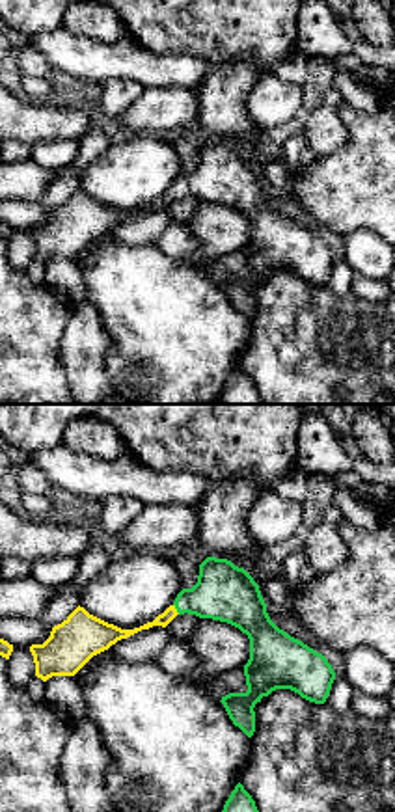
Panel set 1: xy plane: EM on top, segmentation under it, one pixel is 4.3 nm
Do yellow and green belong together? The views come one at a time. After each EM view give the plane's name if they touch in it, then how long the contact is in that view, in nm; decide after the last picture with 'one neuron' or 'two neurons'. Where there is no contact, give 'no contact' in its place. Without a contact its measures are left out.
meets yellow in xy; contact 50 nm long

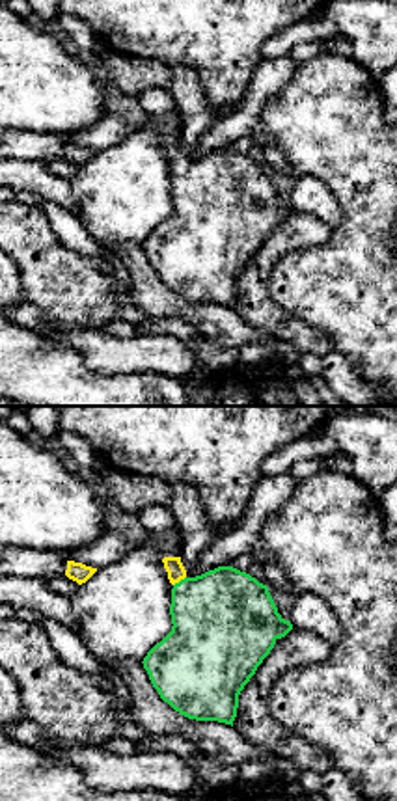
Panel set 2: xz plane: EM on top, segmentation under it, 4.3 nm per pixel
meets yellow in xz; contact 70 nm long

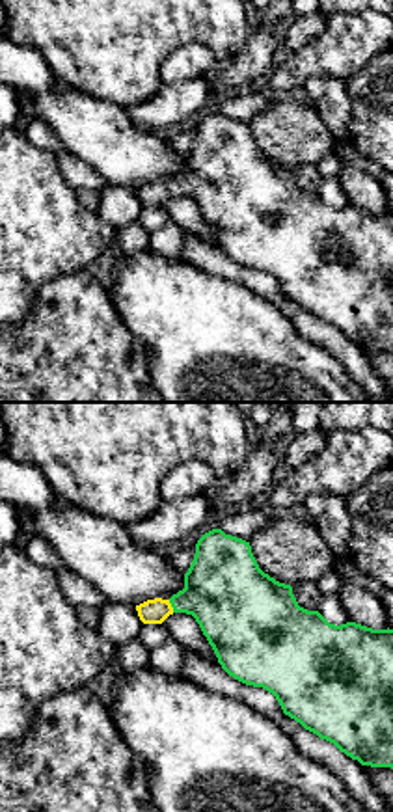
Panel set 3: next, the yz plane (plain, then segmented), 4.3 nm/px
meets yellow in yz; contact 60 nm long

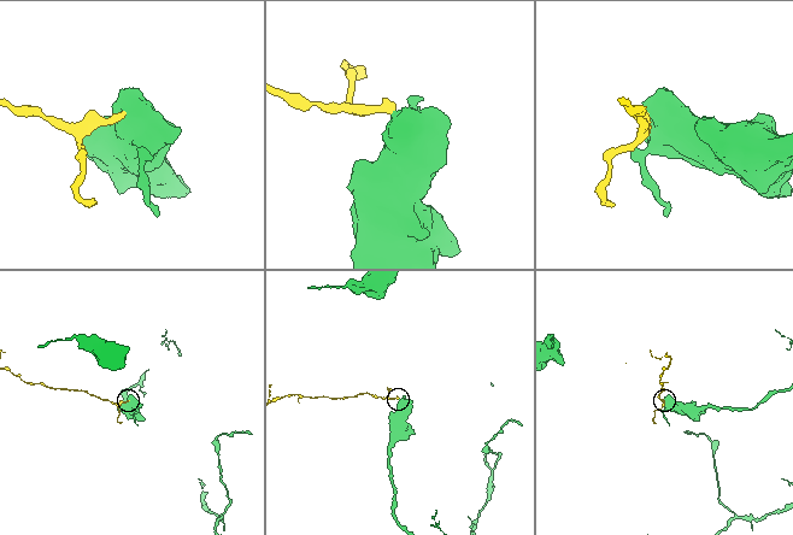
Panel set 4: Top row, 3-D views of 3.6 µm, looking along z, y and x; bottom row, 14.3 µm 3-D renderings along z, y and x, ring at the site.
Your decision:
one neuron

